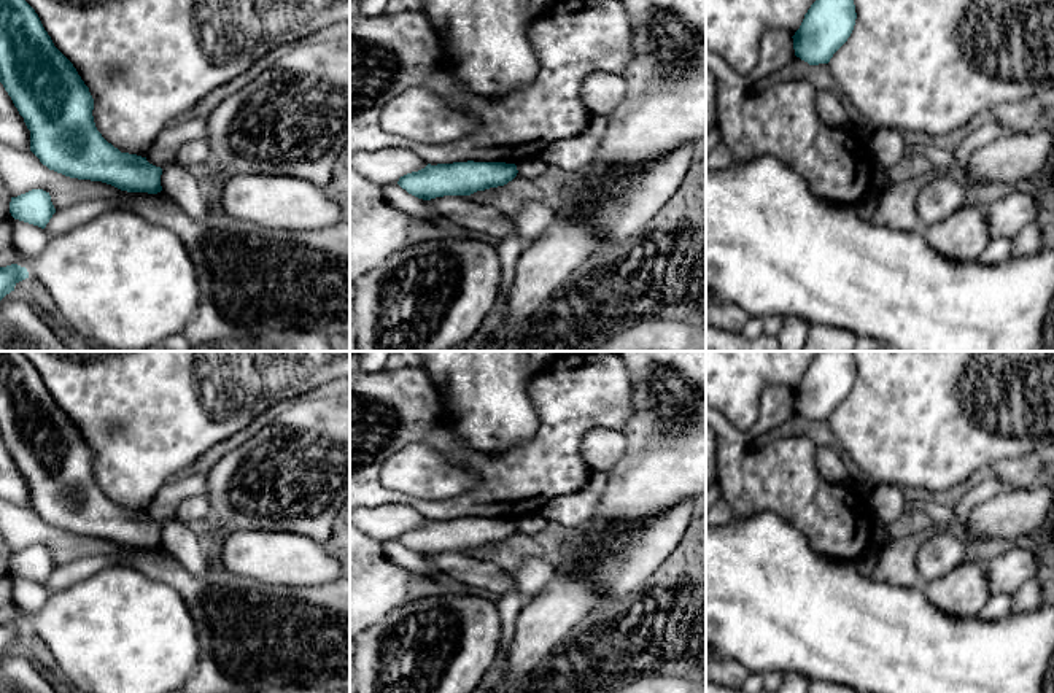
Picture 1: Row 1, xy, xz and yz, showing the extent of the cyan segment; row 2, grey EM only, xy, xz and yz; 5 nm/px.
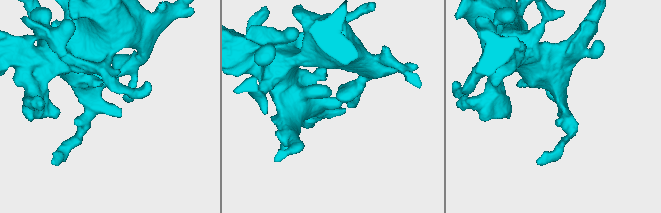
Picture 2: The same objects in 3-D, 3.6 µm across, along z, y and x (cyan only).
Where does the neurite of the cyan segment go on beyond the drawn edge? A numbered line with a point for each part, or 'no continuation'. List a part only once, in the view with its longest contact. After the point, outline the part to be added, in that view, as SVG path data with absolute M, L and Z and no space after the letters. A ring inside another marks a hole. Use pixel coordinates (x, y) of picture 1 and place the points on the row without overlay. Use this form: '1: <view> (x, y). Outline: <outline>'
no continuation

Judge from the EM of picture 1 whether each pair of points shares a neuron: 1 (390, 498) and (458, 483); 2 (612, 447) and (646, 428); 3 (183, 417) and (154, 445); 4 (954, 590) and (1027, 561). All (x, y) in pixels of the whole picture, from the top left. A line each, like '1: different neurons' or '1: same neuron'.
1: different neurons
2: different neurons
3: same neuron
4: same neuron

